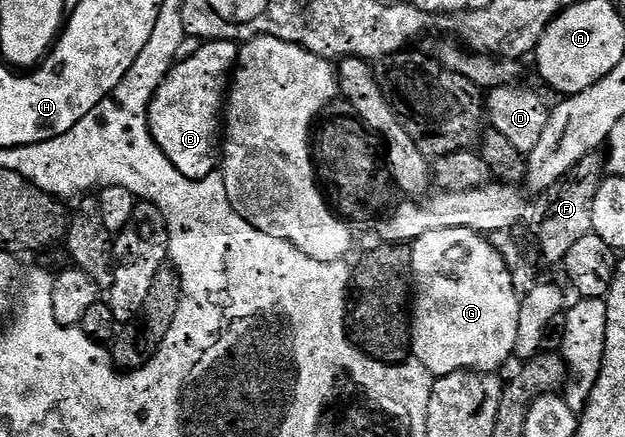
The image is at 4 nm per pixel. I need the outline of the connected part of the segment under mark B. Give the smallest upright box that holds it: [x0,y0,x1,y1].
[147,39,240,179]

